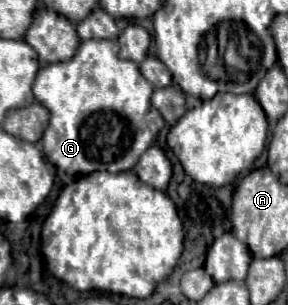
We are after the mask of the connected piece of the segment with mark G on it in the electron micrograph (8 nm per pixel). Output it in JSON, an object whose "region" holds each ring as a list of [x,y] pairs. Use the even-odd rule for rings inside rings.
{"region":[[[83,40],[81,46],[79,46],[79,50],[77,50],[77,54],[71,60],[49,64],[49,66],[45,66],[45,68],[41,68],[37,72],[37,78],[35,78],[35,84],[33,84],[33,94],[35,94],[37,102],[41,102],[49,110],[49,114],[51,114],[49,116],[49,126],[47,126],[43,138],[41,138],[41,148],[43,148],[45,158],[53,166],[57,166],[59,170],[63,170],[67,174],[91,174],[91,172],[97,172],[97,170],[107,170],[107,172],[125,172],[125,170],[131,170],[137,164],[139,156],[155,142],[159,130],[165,126],[161,114],[151,105],[153,86],[141,76],[139,66],[135,62],[131,62],[131,60],[119,60],[117,54],[119,54],[119,42],[117,40]]]}

